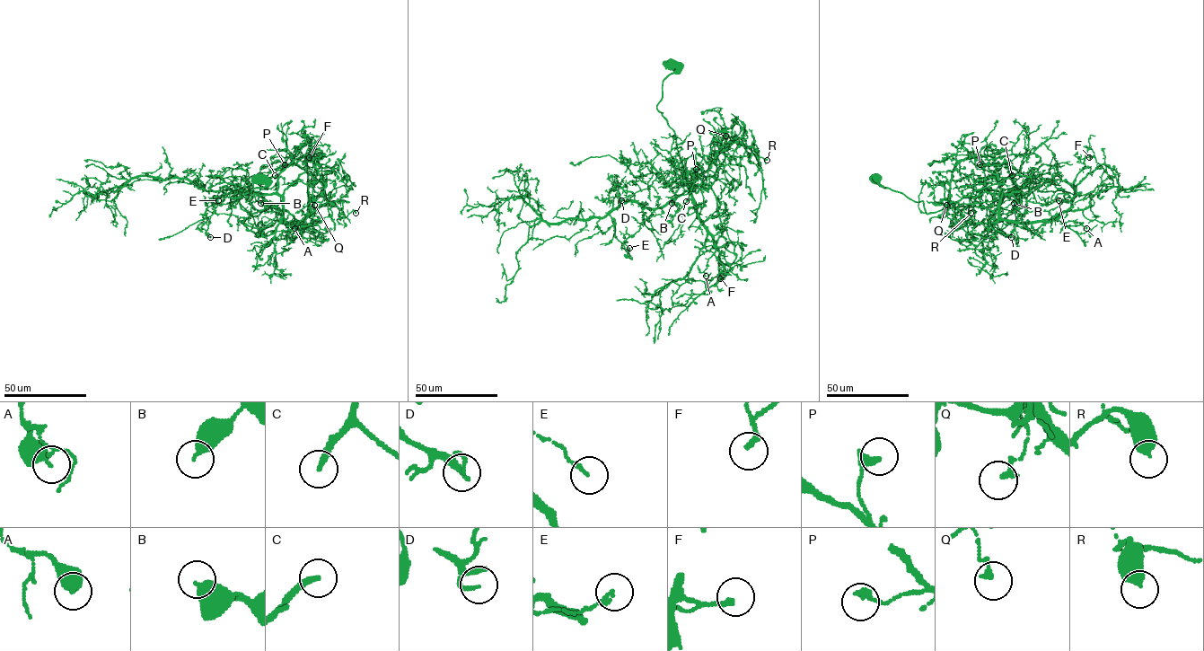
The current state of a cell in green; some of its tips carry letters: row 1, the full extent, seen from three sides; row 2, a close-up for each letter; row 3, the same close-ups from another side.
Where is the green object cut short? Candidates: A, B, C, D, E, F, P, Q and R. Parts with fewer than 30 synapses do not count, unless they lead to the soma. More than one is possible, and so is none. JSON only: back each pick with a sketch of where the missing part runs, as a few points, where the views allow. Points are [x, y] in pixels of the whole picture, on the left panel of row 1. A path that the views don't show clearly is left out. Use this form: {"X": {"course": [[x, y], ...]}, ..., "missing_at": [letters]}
{"C": {"course": [[275, 175], [270, 172], [265, 175], [269, 164], [270, 174], [260, 182]]}, "missing_at": ["C"]}

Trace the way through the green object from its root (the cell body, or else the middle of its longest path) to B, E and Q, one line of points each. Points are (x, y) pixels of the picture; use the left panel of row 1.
B: (259, 176), (266, 185), (250, 190), (250, 212), (282, 211), (276, 194), (261, 194), (260, 203)
E: (259, 176), (266, 185), (250, 190), (250, 212), (268, 206), (282, 212), (276, 194), (218, 200)
Q: (259, 176), (266, 185), (245, 201), (252, 214), (272, 206), (282, 221), (302, 222), (314, 205)

